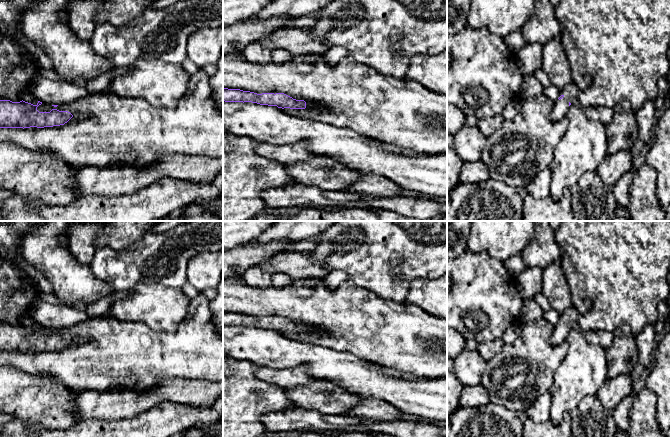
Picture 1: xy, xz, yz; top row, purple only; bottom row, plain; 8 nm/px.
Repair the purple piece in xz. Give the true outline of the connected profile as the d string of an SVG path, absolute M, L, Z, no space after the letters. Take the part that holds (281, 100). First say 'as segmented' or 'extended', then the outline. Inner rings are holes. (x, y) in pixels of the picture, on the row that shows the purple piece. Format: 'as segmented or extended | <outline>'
extended | M223 88L223 101L225 102L252 102L260 105L277 106L278 108L290 109L316 109L324 111L323 107L317 107L305 102L304 100L296 100L284 93L262 93L257 94L250 91L240 89Z

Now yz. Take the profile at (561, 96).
extended | M561 95L554 101L553 109L549 115L550 119L552 121L559 121L566 117L570 105L570 101L564 95Z

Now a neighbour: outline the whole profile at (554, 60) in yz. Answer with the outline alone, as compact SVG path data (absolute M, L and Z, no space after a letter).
M556 36L555 38L543 44L542 69L548 76L550 83L562 92L564 92L564 88L566 86L569 86L573 83L571 69L568 65L568 59L563 49L562 43L560 42L560 36Z

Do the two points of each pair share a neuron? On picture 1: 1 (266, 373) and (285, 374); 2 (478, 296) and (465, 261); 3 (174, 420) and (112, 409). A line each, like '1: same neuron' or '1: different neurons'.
1: same neuron
2: same neuron
3: different neurons

